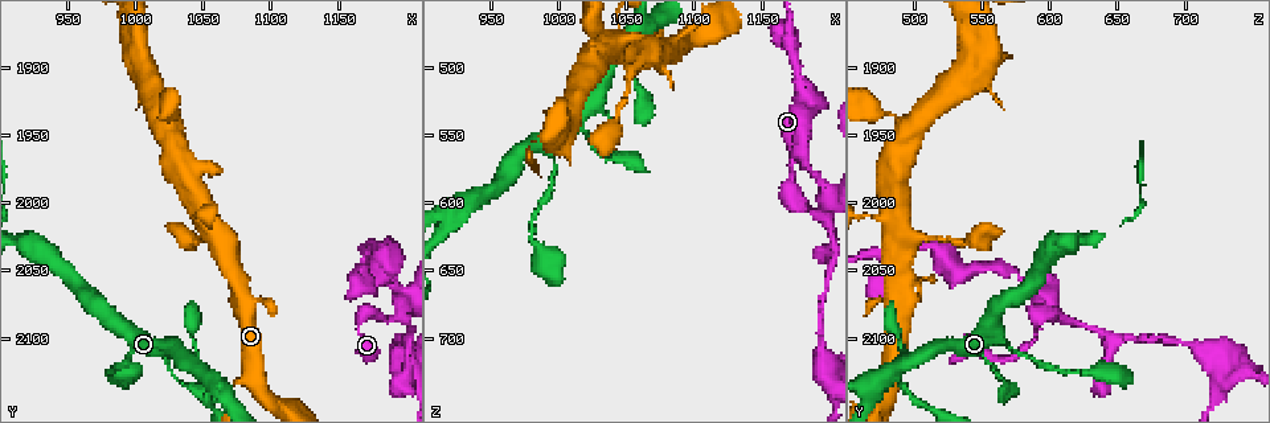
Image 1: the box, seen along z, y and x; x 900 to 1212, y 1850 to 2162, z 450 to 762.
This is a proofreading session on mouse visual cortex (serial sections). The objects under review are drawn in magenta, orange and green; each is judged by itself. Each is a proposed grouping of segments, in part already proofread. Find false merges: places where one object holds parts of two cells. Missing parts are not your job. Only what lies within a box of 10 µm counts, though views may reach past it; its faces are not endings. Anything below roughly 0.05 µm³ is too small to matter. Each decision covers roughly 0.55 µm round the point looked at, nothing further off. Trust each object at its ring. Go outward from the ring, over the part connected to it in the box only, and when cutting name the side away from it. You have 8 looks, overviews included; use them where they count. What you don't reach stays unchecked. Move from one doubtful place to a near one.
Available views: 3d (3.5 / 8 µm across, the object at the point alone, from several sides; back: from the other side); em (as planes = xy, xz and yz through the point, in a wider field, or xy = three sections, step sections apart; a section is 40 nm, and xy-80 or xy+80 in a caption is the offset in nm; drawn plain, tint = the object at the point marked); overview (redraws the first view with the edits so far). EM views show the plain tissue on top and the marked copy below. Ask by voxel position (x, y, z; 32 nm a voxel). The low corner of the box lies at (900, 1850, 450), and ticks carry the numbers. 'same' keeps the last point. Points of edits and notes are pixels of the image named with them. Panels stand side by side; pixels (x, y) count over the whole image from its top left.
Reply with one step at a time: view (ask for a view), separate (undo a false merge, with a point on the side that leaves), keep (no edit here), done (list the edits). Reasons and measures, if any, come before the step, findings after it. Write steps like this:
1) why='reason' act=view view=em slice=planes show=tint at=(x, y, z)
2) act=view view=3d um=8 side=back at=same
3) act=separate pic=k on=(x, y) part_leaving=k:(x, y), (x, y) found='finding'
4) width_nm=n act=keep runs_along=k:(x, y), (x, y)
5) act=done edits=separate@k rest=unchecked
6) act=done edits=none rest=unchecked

why='four arms meet' act=view view=em slice=xy step=1 show=tint at=(1046, 2122, 488)

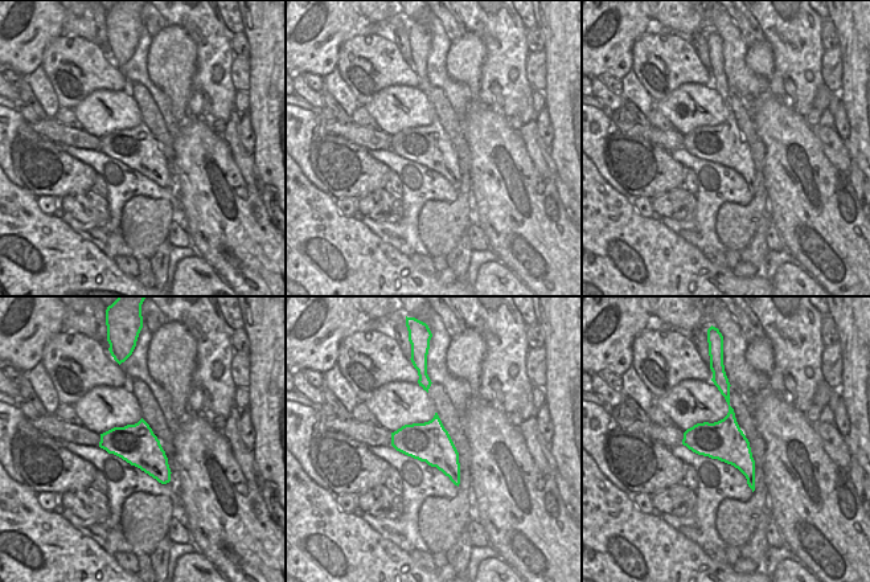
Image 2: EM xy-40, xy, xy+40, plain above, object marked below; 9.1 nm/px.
act=view view=3d um=3.5 at=same

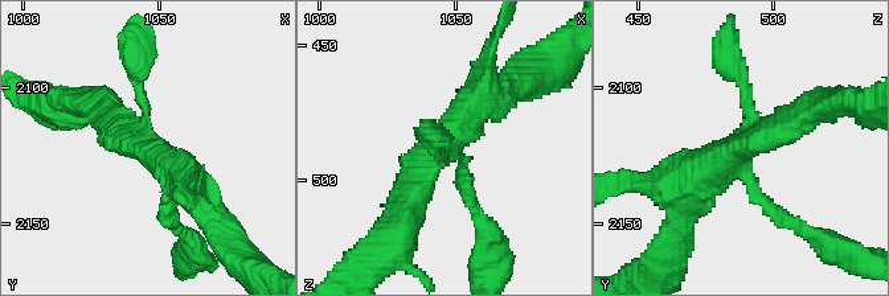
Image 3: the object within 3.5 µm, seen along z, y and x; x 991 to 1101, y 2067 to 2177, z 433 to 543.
arm_widths_nm=150,150,400,450 act=keep runs_along=3:(404, 212), (417, 175), (494, 94) found='continuous, no second cell'

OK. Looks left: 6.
why='abrupt turn' act=view view=3d um=3.5 side=back at=(998, 2108, 576)

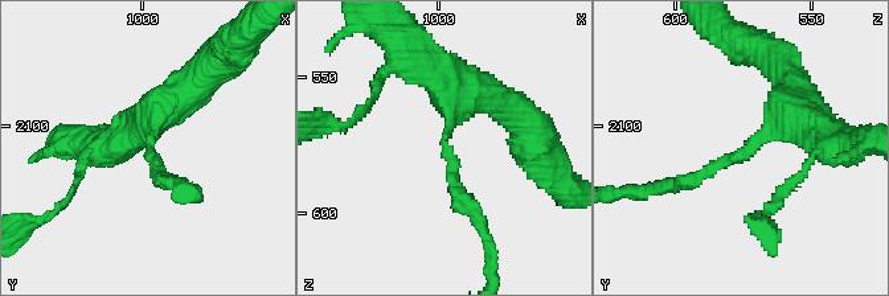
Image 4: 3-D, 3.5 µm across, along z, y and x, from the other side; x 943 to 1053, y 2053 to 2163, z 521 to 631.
arm_widths_nm=200,450 why='now the EM' act=view view=em slice=xy step=3 show=tint at=(996, 2109, 576)

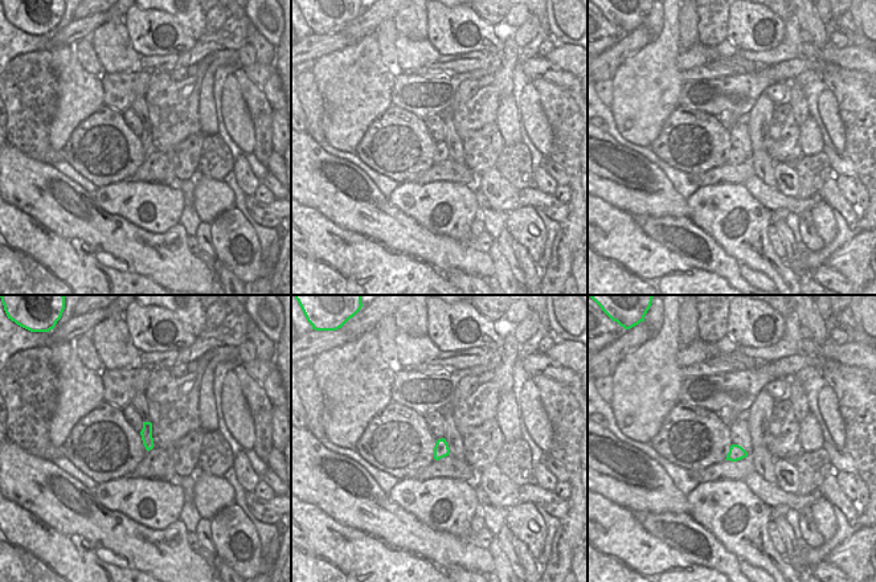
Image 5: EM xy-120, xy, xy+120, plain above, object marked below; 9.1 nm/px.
act=view view=em slice=planes show=tint at=same

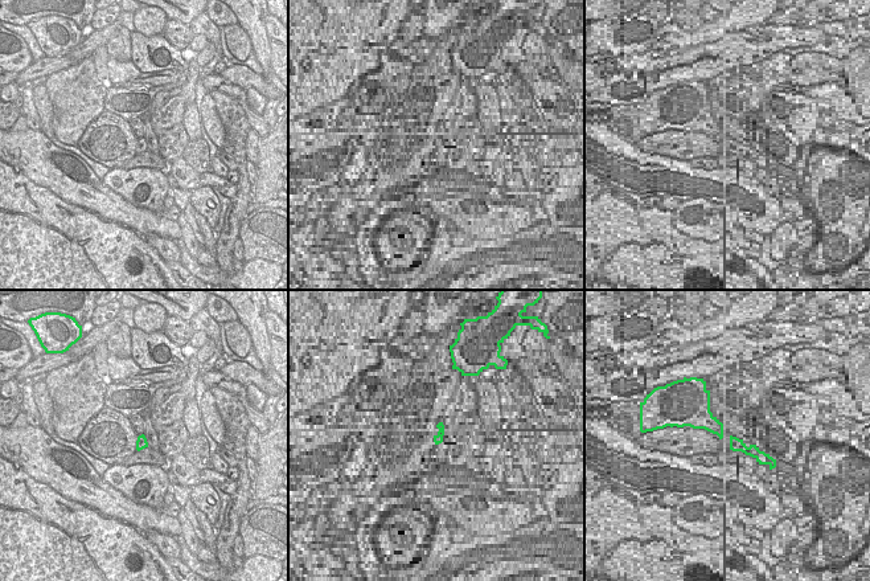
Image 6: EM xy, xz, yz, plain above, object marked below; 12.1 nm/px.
width_nm=130 act=keep runs_along=4:(443, 79), (451, 186), (476, 214) found='one cell here'

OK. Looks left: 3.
why='three-way junction' act=view view=3d um=8 at=(1194, 2086, 608)

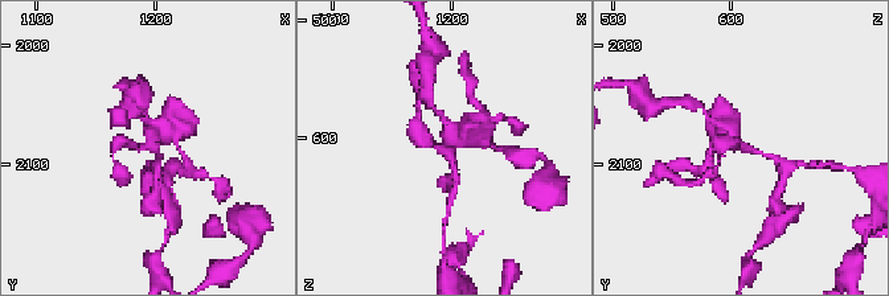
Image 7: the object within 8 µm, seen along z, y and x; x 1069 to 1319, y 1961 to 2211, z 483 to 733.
act=view view=3d um=3.5 side=back at=same

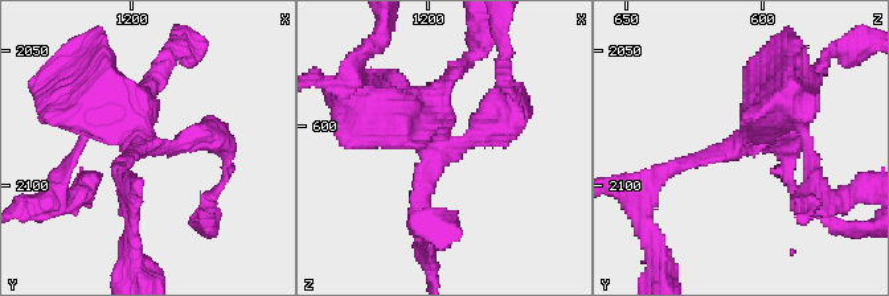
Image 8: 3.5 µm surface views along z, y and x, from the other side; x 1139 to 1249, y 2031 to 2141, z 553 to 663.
arms=3 act=keep runs_along=8:(222, 144), (154, 144), (117, 103), (130, 91) found='continuous, no second cell'

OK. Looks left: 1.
act=done edits=none rest=unchecked

